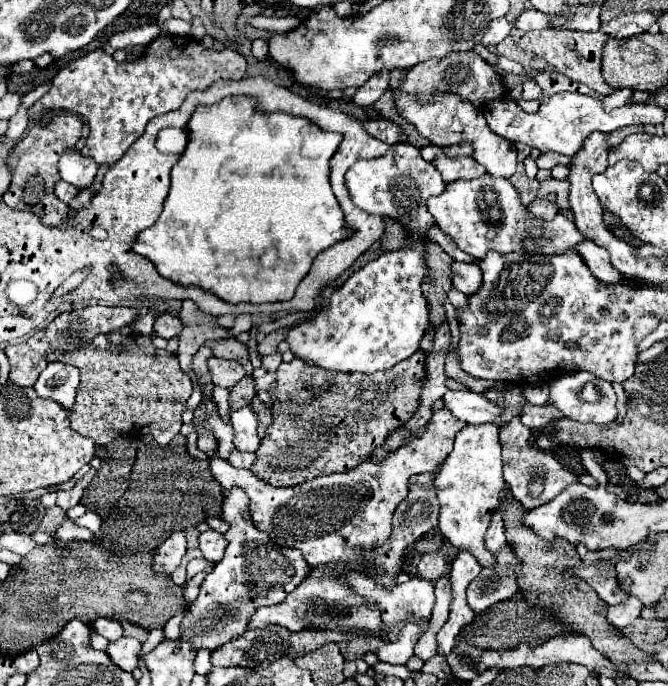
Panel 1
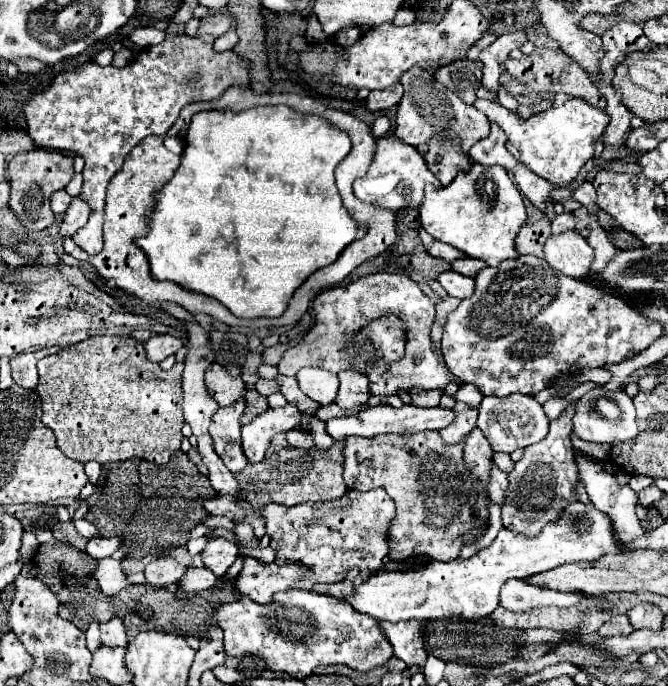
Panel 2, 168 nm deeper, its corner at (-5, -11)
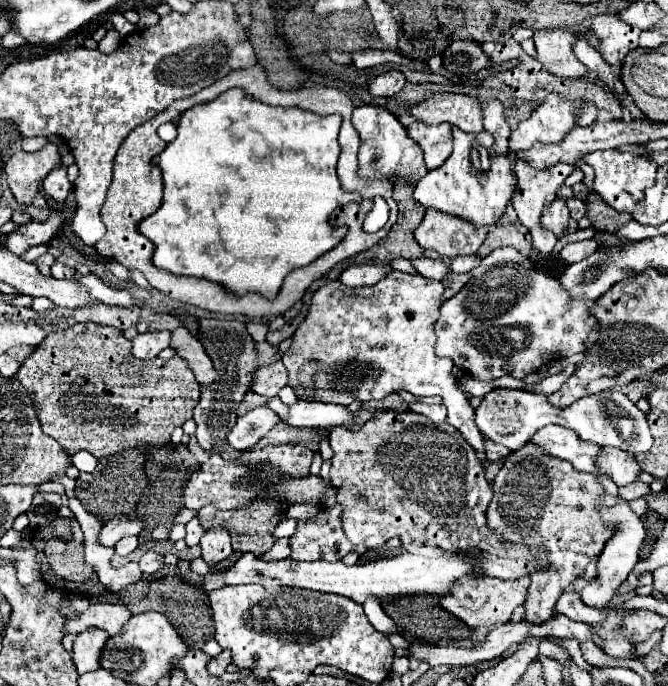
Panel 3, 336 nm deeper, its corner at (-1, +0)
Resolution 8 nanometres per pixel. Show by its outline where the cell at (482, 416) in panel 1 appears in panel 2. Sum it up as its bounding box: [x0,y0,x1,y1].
[325,405,453,439]

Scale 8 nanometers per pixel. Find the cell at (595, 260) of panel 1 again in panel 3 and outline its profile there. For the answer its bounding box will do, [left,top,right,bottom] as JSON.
[543,198,569,238]

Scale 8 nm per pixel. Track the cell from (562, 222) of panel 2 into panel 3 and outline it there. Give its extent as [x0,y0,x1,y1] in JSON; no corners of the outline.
[567,198,585,220]

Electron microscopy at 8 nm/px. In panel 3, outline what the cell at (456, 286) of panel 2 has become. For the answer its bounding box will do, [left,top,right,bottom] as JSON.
[411,258,451,280]

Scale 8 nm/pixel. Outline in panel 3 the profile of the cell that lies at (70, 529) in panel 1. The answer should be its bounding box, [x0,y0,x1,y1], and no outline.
[97,516,143,546]

